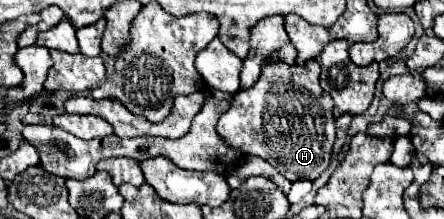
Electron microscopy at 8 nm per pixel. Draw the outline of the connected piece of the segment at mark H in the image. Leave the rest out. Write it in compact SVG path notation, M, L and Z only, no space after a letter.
M314 59L306 61L304 65L286 65L286 63L264 65L258 81L250 89L238 91L232 97L230 109L218 121L218 133L222 135L222 139L228 139L230 147L236 147L236 149L242 149L242 153L250 153L250 155L258 155L266 159L288 181L298 181L298 179L312 181L320 177L320 173L330 163L332 143L336 135L332 99L320 87L320 65Z

